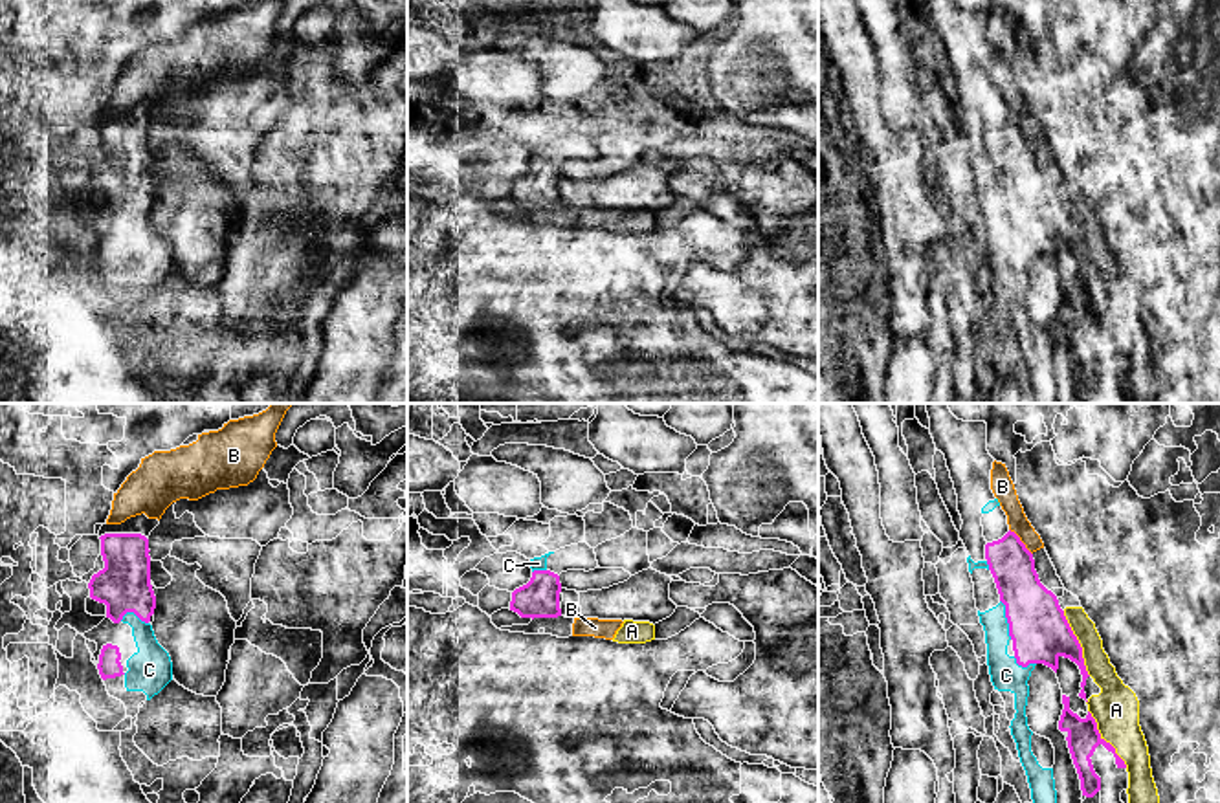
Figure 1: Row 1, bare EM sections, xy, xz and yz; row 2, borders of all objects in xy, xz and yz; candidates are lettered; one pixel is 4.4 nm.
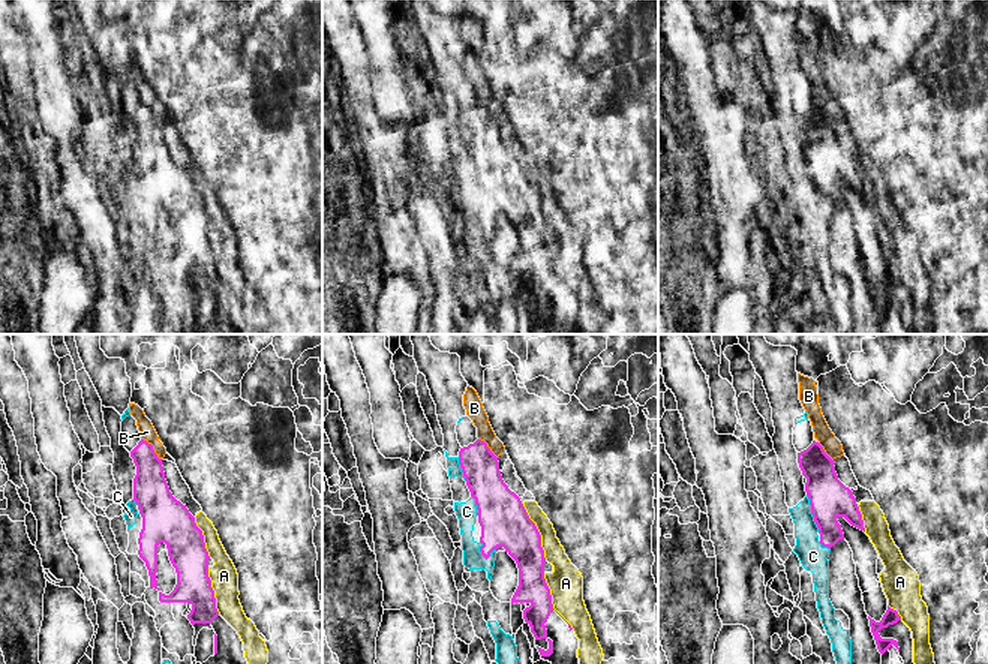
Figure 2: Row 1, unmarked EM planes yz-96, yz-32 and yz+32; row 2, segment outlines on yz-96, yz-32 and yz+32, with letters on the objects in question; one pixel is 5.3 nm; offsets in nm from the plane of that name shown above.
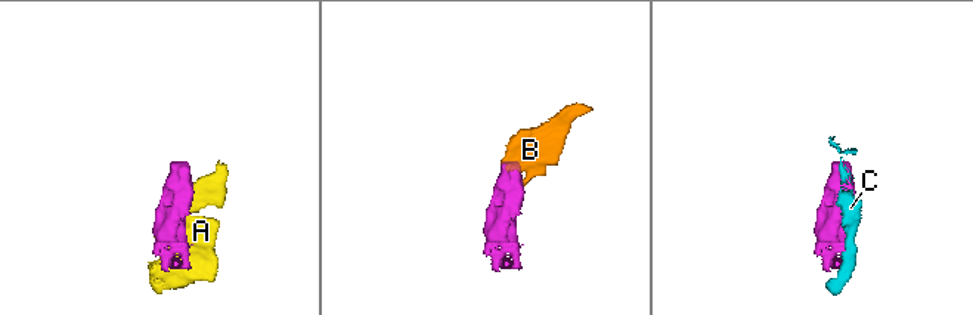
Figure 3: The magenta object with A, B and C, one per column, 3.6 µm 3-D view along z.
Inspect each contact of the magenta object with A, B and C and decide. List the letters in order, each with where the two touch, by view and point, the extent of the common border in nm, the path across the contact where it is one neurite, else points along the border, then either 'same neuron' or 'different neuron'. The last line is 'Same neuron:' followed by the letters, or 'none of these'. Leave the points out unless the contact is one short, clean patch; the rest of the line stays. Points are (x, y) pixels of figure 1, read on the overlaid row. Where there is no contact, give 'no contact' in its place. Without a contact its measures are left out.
A: yz (1079, 644) | 320 nm | different neuron
B: yz (1020, 541) | 160 nm | along yz (1009, 528), (1031, 554) | different neuron
C: yz (1008, 620) | 180 nm | same neuron
Same neuron: C

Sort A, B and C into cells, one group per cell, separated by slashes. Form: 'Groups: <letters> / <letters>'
Groups: A B / C

